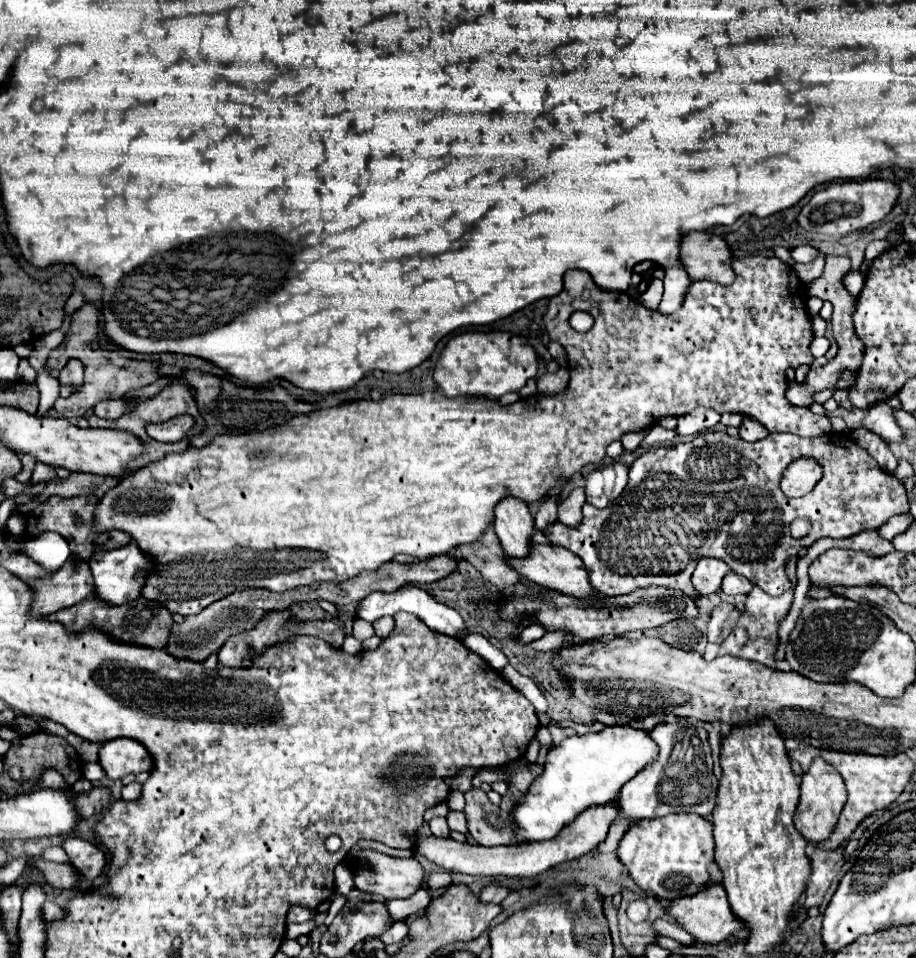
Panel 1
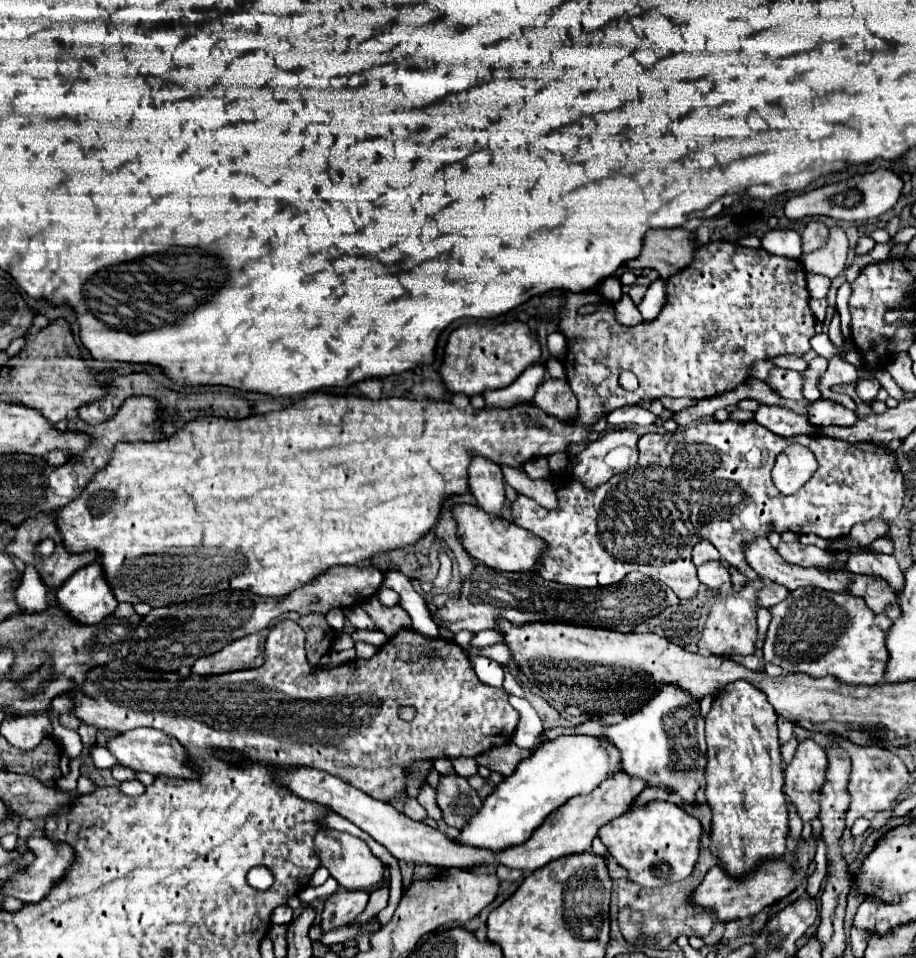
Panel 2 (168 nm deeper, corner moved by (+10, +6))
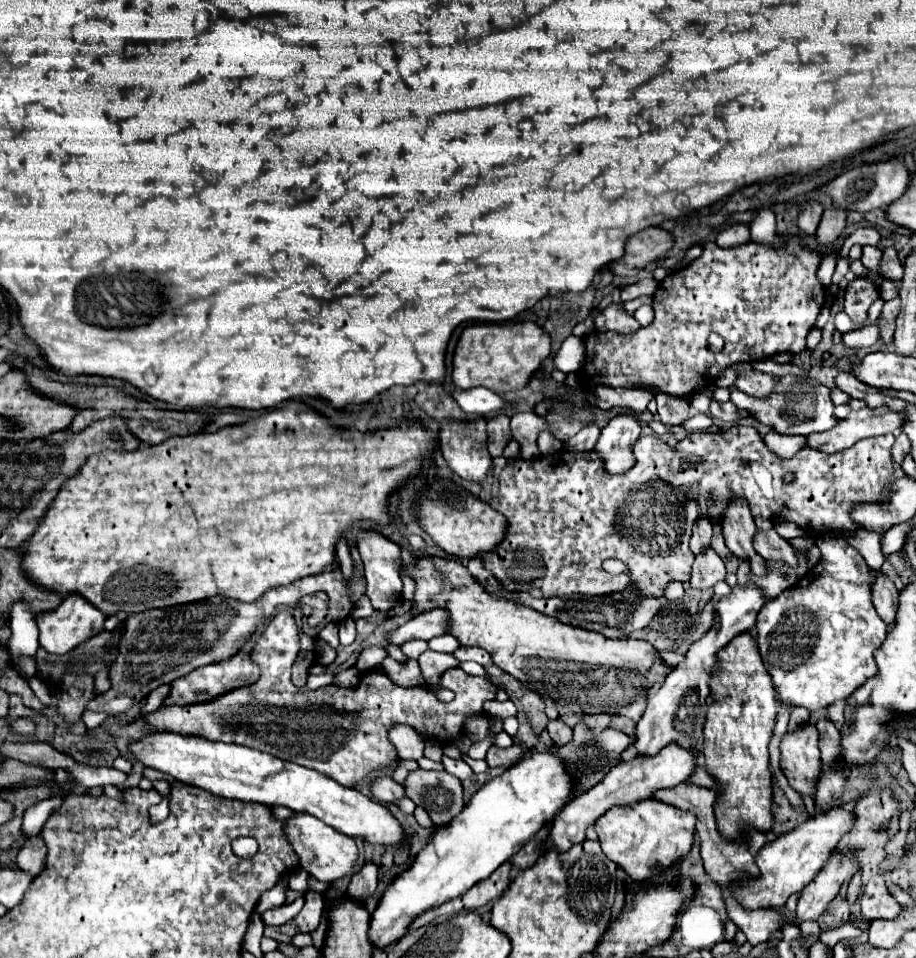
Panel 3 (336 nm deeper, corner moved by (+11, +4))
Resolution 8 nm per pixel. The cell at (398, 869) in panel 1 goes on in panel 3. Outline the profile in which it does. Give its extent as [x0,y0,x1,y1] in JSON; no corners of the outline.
[283,814,359,882]

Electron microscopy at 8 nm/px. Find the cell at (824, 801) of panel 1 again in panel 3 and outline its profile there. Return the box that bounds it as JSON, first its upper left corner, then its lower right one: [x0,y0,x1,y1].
[781,724,821,794]

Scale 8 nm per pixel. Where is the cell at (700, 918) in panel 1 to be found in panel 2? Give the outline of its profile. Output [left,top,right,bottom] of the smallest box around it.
[688,842,816,922]

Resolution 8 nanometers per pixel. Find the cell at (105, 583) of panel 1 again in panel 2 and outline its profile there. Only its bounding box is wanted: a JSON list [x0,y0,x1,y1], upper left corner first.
[56,562,118,624]

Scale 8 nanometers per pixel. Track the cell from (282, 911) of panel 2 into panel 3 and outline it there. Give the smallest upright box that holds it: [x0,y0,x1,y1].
[261,896,304,926]

